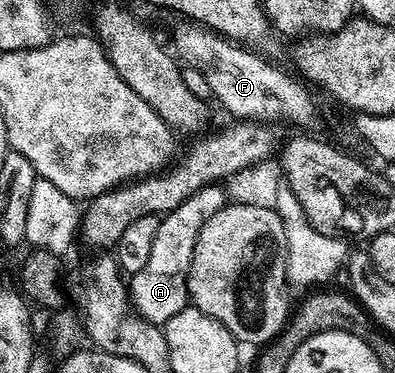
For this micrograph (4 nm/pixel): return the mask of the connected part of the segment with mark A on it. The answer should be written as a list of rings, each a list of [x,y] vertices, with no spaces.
[[[213,185],[194,193],[189,199],[182,201],[182,205],[178,205],[178,209],[167,212],[161,218],[158,233],[154,233],[154,246],[150,248],[150,257],[146,260],[146,266],[138,269],[138,273],[131,276],[130,279],[130,298],[137,315],[140,315],[146,321],[162,325],[166,321],[170,321],[170,317],[174,317],[174,313],[178,313],[183,307],[189,306],[188,270],[190,269],[190,261],[194,257],[194,245],[198,245],[198,233],[202,233],[204,222],[214,213],[218,213],[218,209],[222,209],[225,205],[225,188],[220,185]]]

